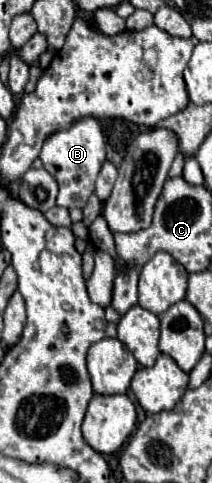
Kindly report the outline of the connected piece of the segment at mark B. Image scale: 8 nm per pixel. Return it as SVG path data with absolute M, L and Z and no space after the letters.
M83 118L75 122L69 130L61 130L47 138L41 150L43 166L59 182L57 206L63 208L85 208L89 196L95 192L95 180L101 172L106 158L106 140L103 130L95 118Z

